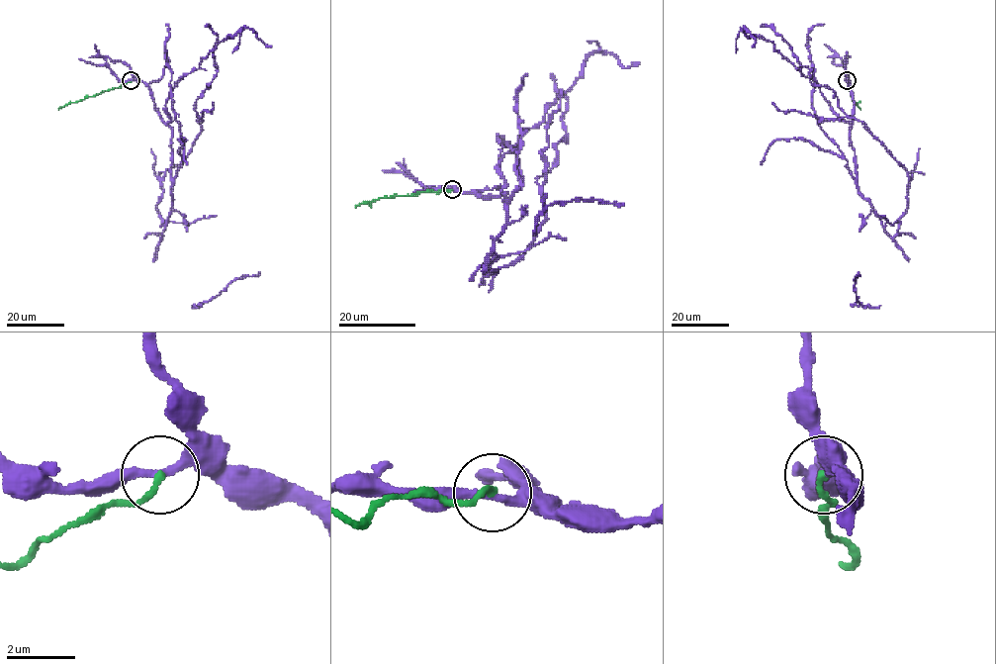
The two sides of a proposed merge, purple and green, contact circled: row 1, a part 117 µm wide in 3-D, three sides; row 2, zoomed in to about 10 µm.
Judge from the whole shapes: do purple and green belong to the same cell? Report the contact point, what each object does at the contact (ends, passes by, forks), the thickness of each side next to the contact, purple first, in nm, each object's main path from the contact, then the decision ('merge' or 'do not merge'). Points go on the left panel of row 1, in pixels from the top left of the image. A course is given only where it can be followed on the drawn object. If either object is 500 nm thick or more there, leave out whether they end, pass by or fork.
(131, 80) | purple passes by | green ends | 240/180 nm | purple via (131, 80), (171, 130), (161, 237), (161, 178), (202, 128), (197, 100), (218, 68), (218, 35), (205, 26) | green via (132, 80), (58, 109) | do not merge

